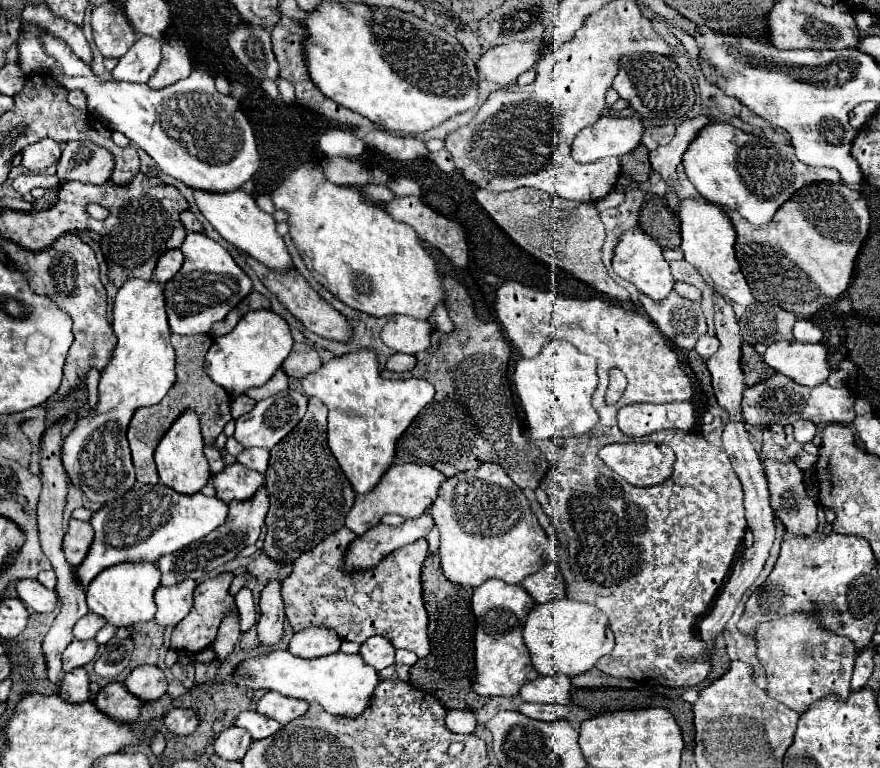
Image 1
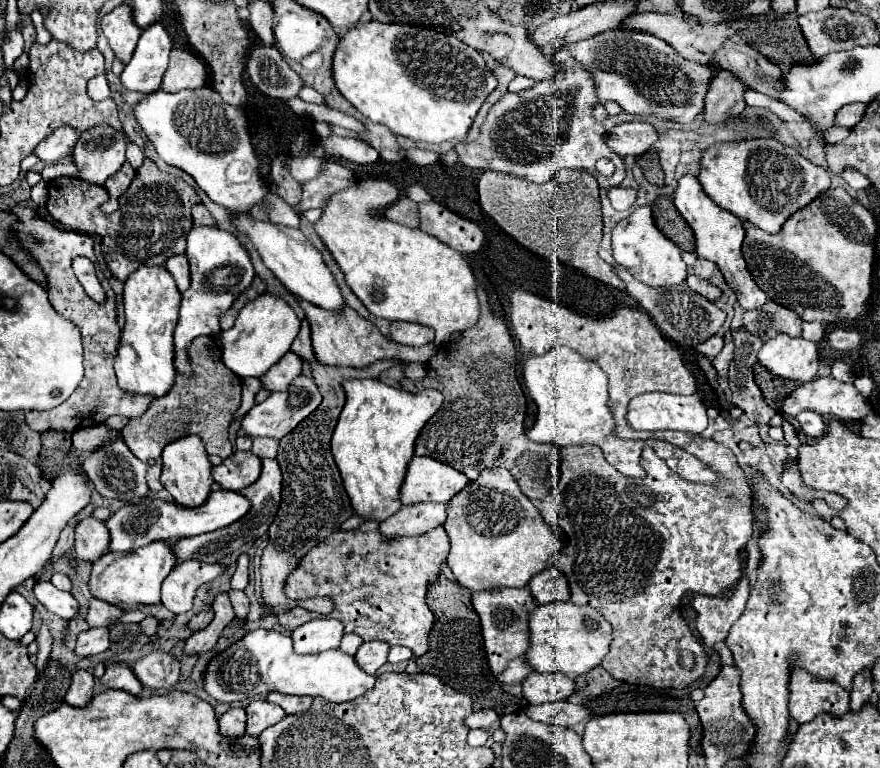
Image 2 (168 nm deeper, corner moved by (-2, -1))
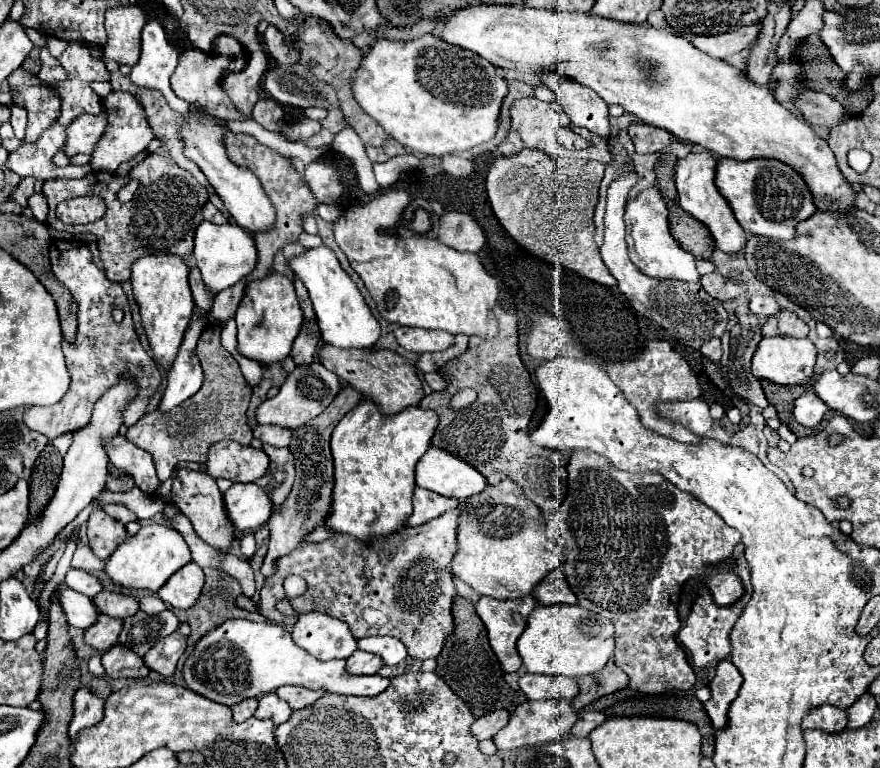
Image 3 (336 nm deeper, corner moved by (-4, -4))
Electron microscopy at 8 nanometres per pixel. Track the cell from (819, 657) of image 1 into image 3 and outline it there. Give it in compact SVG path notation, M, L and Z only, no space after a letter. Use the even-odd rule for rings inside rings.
M821 705L809 711L803 719L803 729L821 729L827 733L839 733L847 725L847 711L833 705Z

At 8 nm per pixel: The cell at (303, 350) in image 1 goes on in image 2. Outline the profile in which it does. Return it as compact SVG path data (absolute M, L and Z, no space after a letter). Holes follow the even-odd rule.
M307 320L301 324L301 332L297 334L291 352L295 352L303 362L311 366L311 376L323 396L319 408L309 414L295 430L291 430L285 438L279 442L279 454L277 462L283 470L283 488L281 488L281 510L275 514L275 520L269 528L269 544L263 550L261 556L261 590L263 590L263 608L277 616L283 612L289 612L297 606L295 600L287 598L283 588L287 576L297 568L299 560L321 540L329 538L333 532L341 528L341 524L353 516L351 500L343 488L343 480L339 474L339 468L331 454L331 434L337 424L339 412L345 404L341 382L345 378L377 378L379 372L387 370L394 365L391 359L379 360L371 364L369 368L357 370L357 368L343 368L343 366L327 366L321 364L315 358L313 346L311 346L311 330Z

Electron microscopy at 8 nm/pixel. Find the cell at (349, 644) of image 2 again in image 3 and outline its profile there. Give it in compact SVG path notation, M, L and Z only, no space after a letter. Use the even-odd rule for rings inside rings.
M367 637L359 639L359 649L375 653L383 659L385 665L397 665L407 657L405 645L395 637Z

